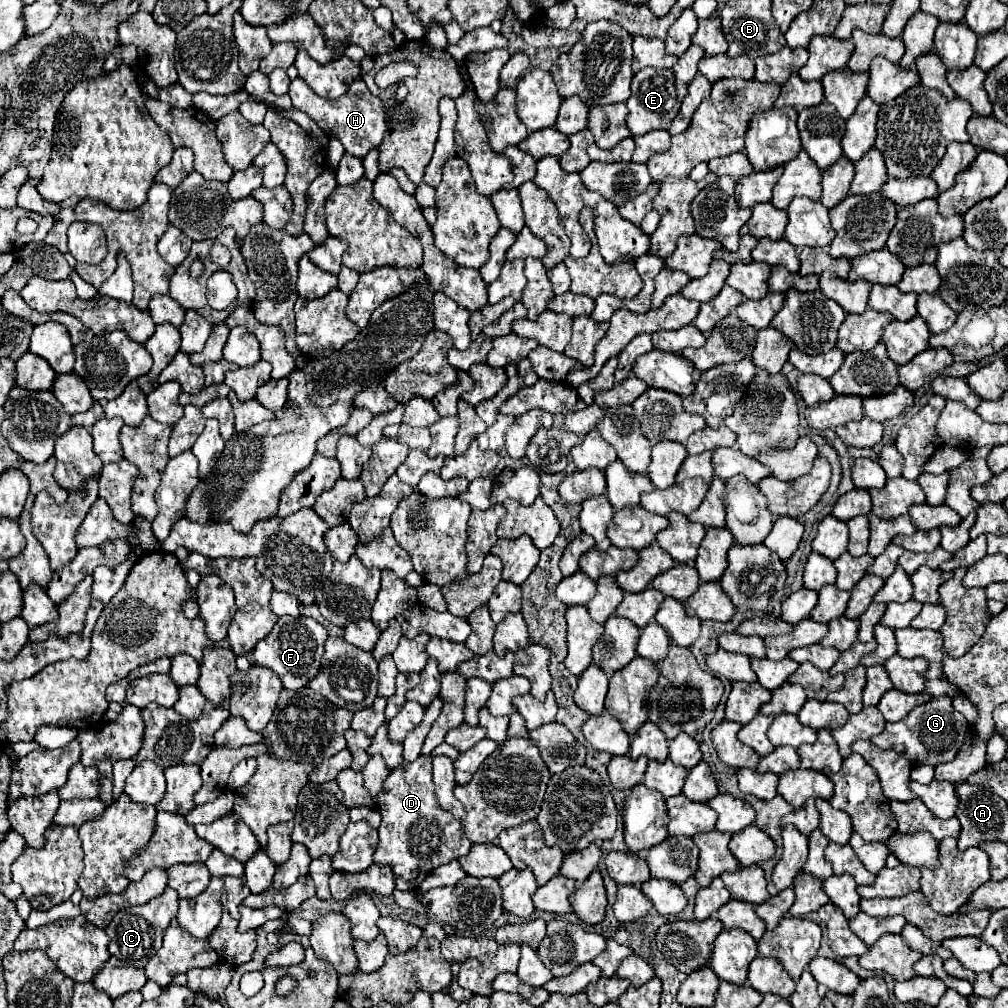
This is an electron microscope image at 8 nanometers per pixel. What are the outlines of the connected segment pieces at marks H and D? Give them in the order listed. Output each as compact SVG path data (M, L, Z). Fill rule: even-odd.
M300 77L292 81L290 85L290 97L292 103L298 111L304 111L310 119L316 121L316 125L328 135L328 137L336 137L346 153L354 155L354 157L364 157L366 151L370 151L370 145L378 145L388 129L386 123L386 111L384 111L384 103L380 97L372 95L366 87L366 83L362 79L354 81L354 89L350 89L350 93L346 93L346 97L338 97L334 101L330 99L322 99L318 97L308 85L306 81L302 81Z
M418 757L414 763L406 763L402 769L394 769L382 793L378 793L378 811L382 823L378 827L380 841L374 853L376 865L388 865L394 871L396 889L414 891L436 867L464 857L472 843L464 835L464 827L448 811L444 811L434 793L432 783L432 757Z

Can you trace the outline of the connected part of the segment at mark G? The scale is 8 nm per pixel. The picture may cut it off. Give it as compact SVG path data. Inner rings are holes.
M938 697L930 699L928 703L914 707L912 713L908 713L904 719L896 723L886 723L884 731L870 741L876 743L880 749L892 749L906 757L912 765L940 765L948 763L954 759L958 749L964 745L968 737L970 727L966 725L966 719L952 709L952 699L950 697Z

